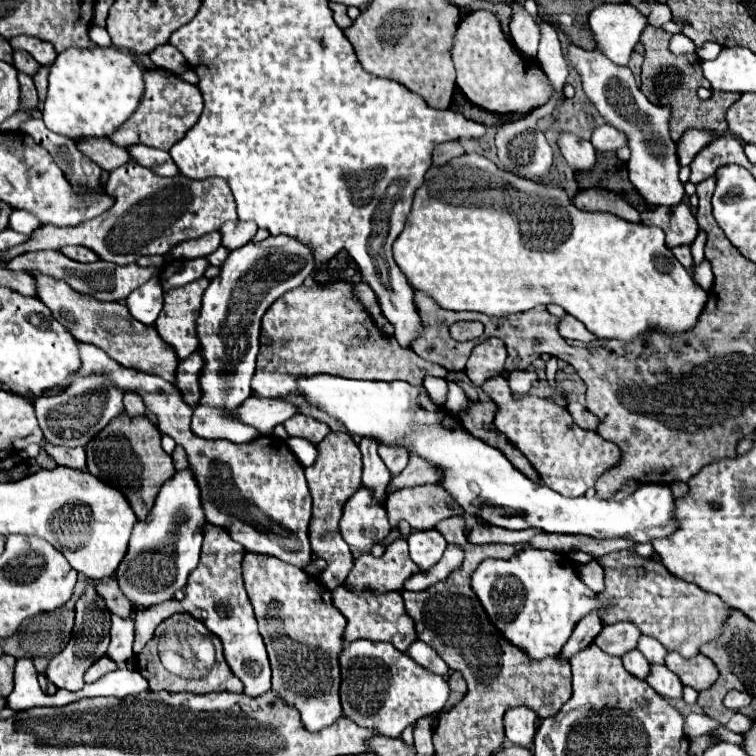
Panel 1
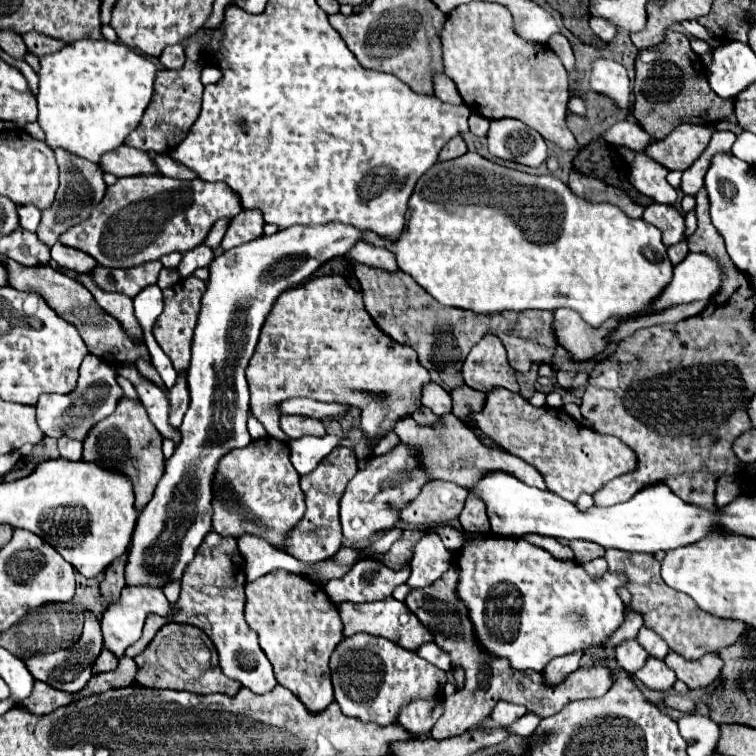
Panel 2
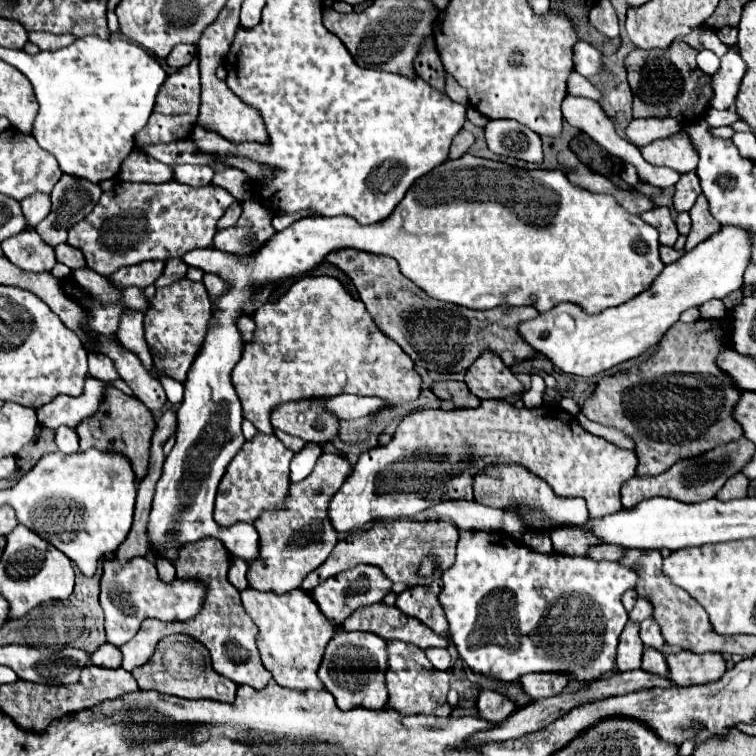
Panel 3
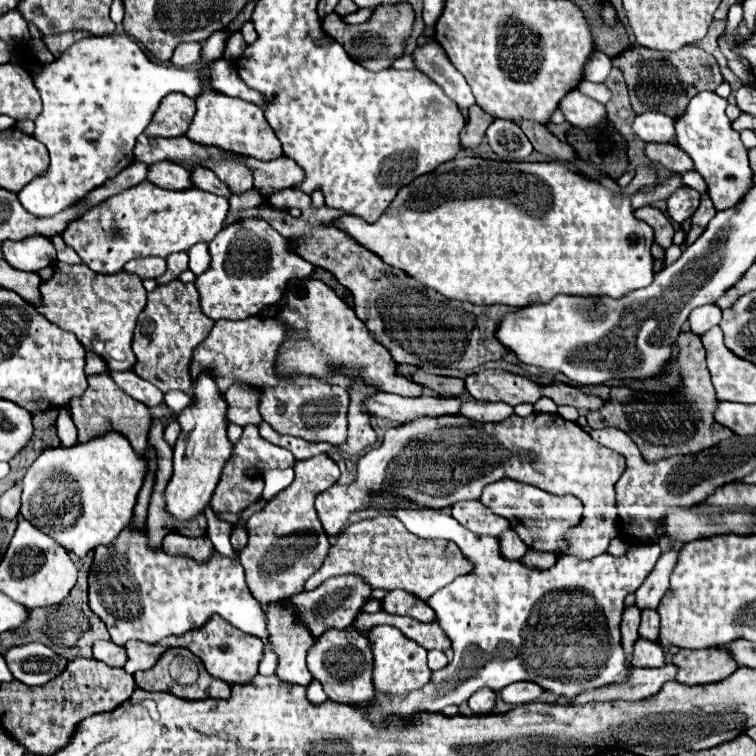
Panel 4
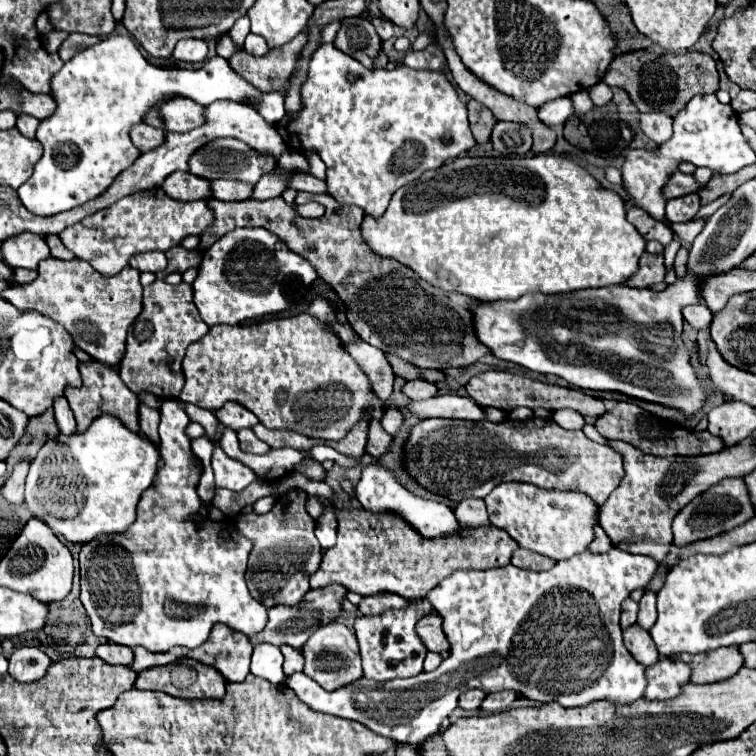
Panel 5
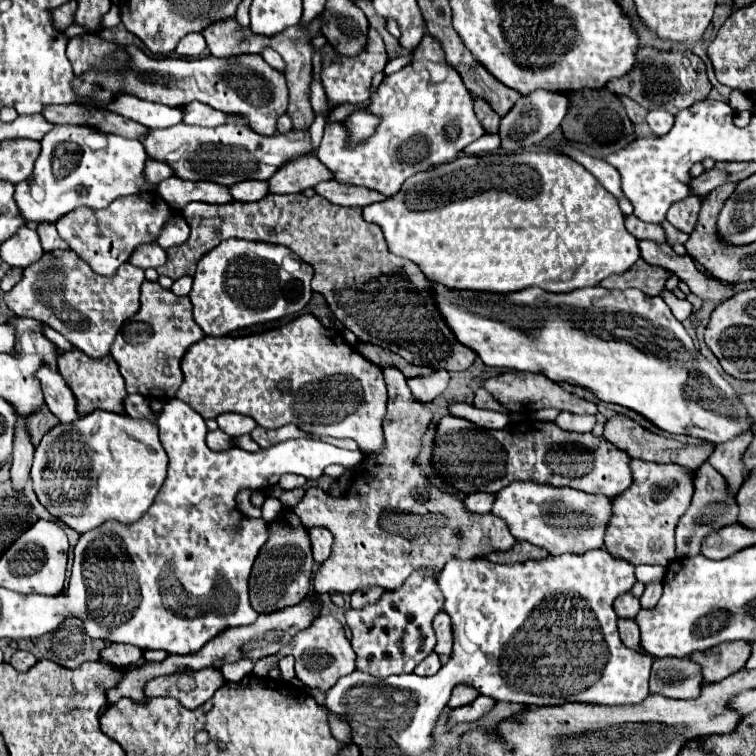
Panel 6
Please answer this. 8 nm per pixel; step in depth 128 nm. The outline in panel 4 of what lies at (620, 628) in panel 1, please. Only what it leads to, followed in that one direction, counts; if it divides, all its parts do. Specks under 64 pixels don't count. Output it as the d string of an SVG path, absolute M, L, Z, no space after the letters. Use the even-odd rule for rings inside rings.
M676 548L664 550L662 556L660 556L660 560L656 562L654 570L646 578L646 582L636 590L636 606L640 610L644 610L644 608L658 608L660 598L668 590L668 580L670 580L672 568L676 566L678 552L680 550L676 550Z

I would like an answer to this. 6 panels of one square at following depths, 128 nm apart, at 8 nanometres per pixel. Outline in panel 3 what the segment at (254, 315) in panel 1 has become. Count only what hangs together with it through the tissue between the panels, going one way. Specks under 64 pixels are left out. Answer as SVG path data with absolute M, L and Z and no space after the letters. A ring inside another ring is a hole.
M464 154L456 160L446 160L420 180L416 180L388 220L380 224L362 226L350 216L308 216L296 220L282 232L276 232L266 246L262 246L254 256L238 258L216 248L202 248L184 254L184 262L188 266L200 268L204 272L216 272L224 280L230 280L230 292L222 296L220 310L212 314L212 328L206 334L204 346L196 356L188 380L184 384L184 400L178 408L178 430L176 444L172 452L166 456L162 478L156 484L156 494L152 502L150 522L148 522L148 538L150 552L166 556L170 562L176 560L178 548L188 542L202 540L206 536L218 538L232 556L240 556L242 560L252 560L258 552L258 534L252 524L236 523L230 527L220 527L212 518L216 488L230 464L230 460L238 454L244 444L244 436L240 430L242 424L242 408L236 396L236 390L230 382L230 372L238 364L244 344L240 332L236 328L236 320L242 316L242 306L252 302L252 292L256 286L262 286L272 280L294 278L318 262L324 260L326 254L336 248L356 248L372 254L390 256L398 262L402 274L418 284L428 296L444 302L452 302L466 308L486 310L498 304L510 306L534 306L538 312L546 312L560 302L572 302L584 308L588 314L598 314L610 306L624 304L636 294L644 292L652 280L662 272L664 264L658 256L658 232L650 224L646 224L640 216L628 214L612 196L596 194L588 190L576 188L564 174L564 170L526 170L508 166L502 162L492 162L484 158L476 158L472 154ZM498 184L514 184L506 186L512 192L508 194L508 202L500 196L502 186Z

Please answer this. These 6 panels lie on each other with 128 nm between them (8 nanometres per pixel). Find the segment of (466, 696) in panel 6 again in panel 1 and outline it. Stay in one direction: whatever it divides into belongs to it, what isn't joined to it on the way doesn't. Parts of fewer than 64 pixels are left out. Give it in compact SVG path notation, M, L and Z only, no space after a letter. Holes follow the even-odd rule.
M524 706L508 708L508 712L504 712L506 738L518 746L526 746L526 744L534 742L536 722L538 722L538 716L532 710L528 710Z

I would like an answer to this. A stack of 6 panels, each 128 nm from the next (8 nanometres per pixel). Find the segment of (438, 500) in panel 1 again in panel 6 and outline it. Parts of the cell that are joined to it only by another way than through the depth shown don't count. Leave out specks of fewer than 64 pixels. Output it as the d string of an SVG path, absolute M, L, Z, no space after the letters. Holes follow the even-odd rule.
M478 492L478 494L468 494L464 498L464 504L466 504L468 510L472 510L476 514L488 514L492 510L492 500L496 500L494 494Z

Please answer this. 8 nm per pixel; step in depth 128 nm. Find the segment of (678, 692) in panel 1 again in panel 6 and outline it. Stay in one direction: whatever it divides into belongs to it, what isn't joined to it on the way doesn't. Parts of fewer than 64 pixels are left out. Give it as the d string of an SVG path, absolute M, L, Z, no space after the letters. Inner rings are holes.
M620 618L620 620L618 620L618 632L620 632L622 642L624 642L628 648L642 652L642 648L640 648L640 632L638 632L638 626L636 626L634 620L622 620L622 618Z

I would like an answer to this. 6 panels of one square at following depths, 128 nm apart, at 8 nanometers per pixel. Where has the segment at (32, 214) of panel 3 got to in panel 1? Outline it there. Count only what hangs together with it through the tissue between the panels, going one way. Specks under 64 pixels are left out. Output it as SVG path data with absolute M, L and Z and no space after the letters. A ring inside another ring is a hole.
M14 210L10 214L10 228L22 234L32 234L36 228L40 228L40 220L36 220L36 216L32 216L30 212Z

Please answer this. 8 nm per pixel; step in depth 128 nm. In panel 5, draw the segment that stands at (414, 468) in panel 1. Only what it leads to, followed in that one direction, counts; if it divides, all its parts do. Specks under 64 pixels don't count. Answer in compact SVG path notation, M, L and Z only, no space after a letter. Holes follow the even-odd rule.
M504 482L486 498L490 524L506 530L522 548L538 552L554 560L566 560L588 548L594 540L598 508L590 496L574 490L544 490L534 484Z

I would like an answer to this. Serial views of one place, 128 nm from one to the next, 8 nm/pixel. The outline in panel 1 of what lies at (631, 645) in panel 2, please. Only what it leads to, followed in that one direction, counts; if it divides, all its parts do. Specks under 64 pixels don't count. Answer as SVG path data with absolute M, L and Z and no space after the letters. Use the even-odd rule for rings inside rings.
M632 650L632 652L626 652L622 656L622 662L624 662L624 668L636 676L636 678L646 678L648 672L650 672L650 662L642 656L640 650Z

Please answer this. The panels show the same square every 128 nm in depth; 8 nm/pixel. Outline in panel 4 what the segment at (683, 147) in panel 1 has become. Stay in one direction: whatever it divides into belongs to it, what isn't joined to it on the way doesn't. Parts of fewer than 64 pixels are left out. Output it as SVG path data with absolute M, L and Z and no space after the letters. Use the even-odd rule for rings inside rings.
M650 142L650 144L646 144L646 156L652 162L662 164L670 172L684 174L688 170L694 170L692 158L686 152L682 152L680 148L676 148L676 144L654 144L654 142Z

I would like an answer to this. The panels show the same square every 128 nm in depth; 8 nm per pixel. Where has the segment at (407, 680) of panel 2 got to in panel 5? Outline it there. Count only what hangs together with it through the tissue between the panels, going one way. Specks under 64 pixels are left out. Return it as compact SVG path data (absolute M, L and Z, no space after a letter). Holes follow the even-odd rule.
M332 622L326 626L320 626L304 644L300 650L304 656L304 674L312 680L316 680L326 690L336 690L344 684L350 684L358 678L362 678L362 666L360 666L360 652L356 636L342 624Z

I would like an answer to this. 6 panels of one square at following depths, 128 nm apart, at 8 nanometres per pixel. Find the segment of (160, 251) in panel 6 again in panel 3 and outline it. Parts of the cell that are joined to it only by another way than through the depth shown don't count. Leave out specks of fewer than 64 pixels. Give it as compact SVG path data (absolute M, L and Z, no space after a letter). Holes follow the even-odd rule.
M148 260L142 264L136 264L132 268L120 268L116 274L110 276L110 280L120 286L140 286L146 288L150 284L156 282L156 278L162 274L164 270L164 260Z

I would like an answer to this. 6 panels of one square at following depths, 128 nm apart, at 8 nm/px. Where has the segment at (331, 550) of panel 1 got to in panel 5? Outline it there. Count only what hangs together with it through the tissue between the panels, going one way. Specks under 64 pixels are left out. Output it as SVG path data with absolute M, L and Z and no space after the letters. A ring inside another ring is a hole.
M306 460L298 470L300 470L304 476L308 476L308 478L312 478L312 480L318 480L318 482L324 482L324 478L326 478L326 470L322 468L322 464L318 464L318 462L314 462L314 460ZM290 490L286 496L278 498L274 508L268 514L246 512L236 518L236 528L254 540L250 552L246 582L250 596L264 604L266 608L286 604L300 604L304 594L310 590L310 576L318 570L322 560L320 544L314 536L314 520L308 516L304 502L306 496L302 490Z

